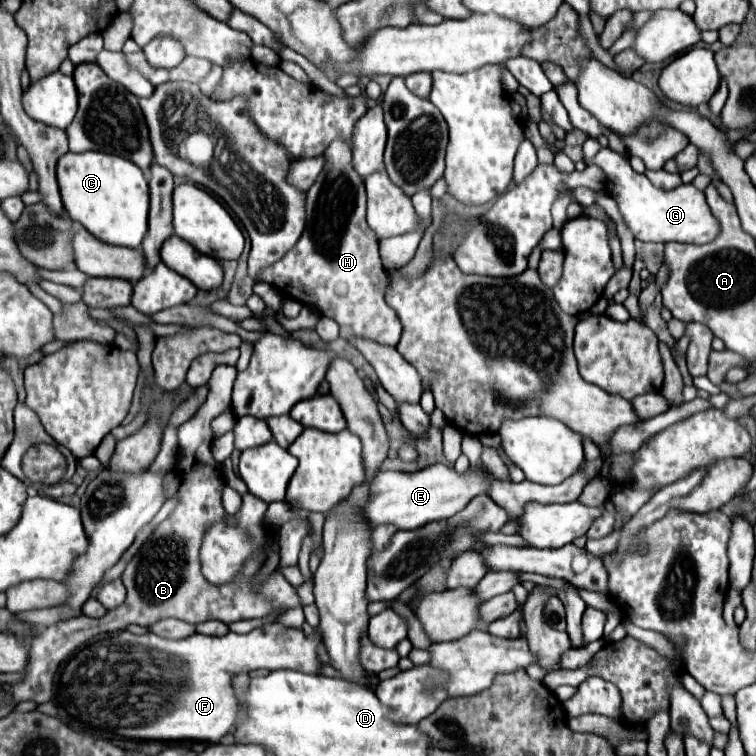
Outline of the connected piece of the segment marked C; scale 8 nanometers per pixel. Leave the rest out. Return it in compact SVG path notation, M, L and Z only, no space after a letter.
M100 151L66 153L60 157L58 189L64 211L104 243L138 249L148 231L148 181L140 167L124 157Z

